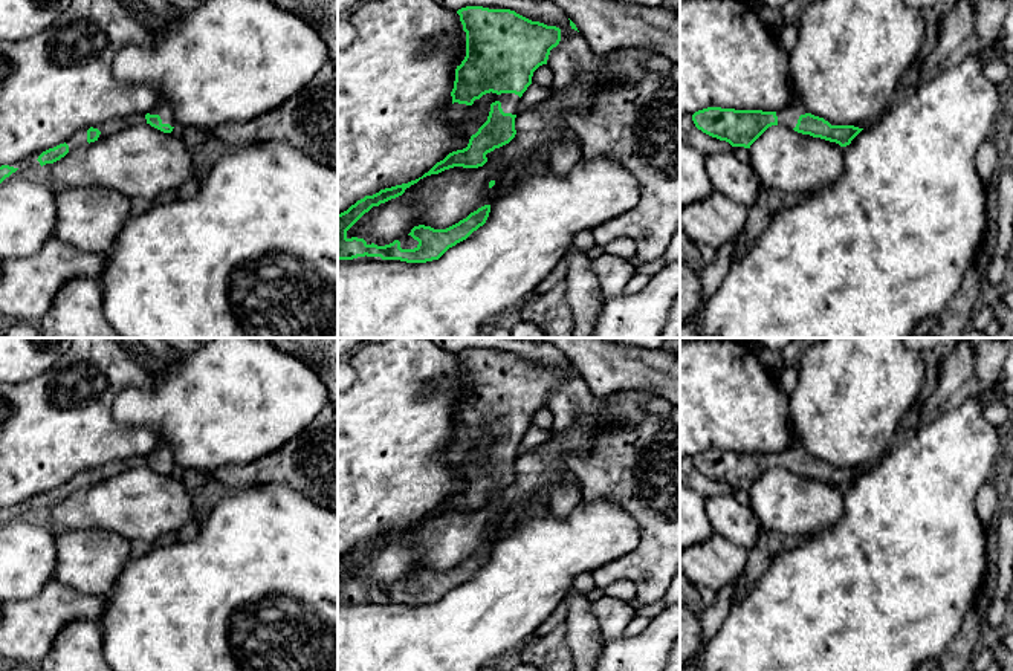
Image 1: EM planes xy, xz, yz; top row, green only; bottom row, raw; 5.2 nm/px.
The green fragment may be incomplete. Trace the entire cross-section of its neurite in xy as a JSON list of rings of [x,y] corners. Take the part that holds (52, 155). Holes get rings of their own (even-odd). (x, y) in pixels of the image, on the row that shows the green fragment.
[[[162,101],[147,115],[141,113],[128,118],[112,119],[90,128],[83,128],[76,131],[67,142],[43,151],[37,160],[41,167],[46,164],[53,164],[75,148],[86,147],[90,142],[95,142],[136,124],[150,124],[163,133],[173,133],[173,128],[176,125],[174,110],[168,102]]]

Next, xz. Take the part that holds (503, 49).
[[[466,6],[466,8],[461,8],[457,11],[457,14],[460,15],[460,21],[463,24],[463,31],[466,32],[466,57],[464,60],[461,61],[460,66],[457,66],[455,69],[455,81],[454,81],[454,89],[451,92],[451,96],[452,96],[452,104],[448,107],[448,110],[445,112],[445,119],[455,124],[461,131],[468,131],[471,135],[471,139],[469,139],[469,144],[466,148],[463,150],[457,150],[457,151],[452,151],[449,153],[443,160],[437,162],[428,173],[425,173],[422,177],[416,179],[416,180],[411,180],[408,183],[402,183],[402,185],[396,185],[396,186],[391,186],[391,188],[385,188],[385,190],[380,190],[379,193],[373,194],[373,196],[365,196],[364,199],[358,200],[354,205],[351,205],[347,211],[338,214],[338,260],[353,260],[353,258],[358,258],[358,257],[365,257],[367,255],[367,241],[364,238],[358,238],[358,237],[351,237],[348,238],[347,237],[347,231],[365,214],[368,212],[373,206],[379,206],[380,203],[385,203],[391,199],[396,199],[399,196],[402,196],[405,193],[406,188],[409,188],[411,185],[417,183],[420,179],[426,177],[426,176],[431,176],[431,174],[439,174],[445,170],[449,170],[449,168],[454,168],[454,167],[463,167],[463,168],[478,168],[478,167],[483,167],[486,162],[487,162],[487,157],[486,154],[494,151],[495,148],[500,148],[506,144],[509,144],[515,135],[516,135],[516,130],[515,130],[515,118],[516,118],[516,113],[519,112],[518,107],[519,107],[519,101],[521,101],[521,96],[523,93],[527,90],[527,87],[532,84],[532,76],[533,76],[533,72],[542,66],[542,64],[547,64],[547,60],[549,60],[549,55],[550,55],[550,50],[553,47],[556,47],[561,41],[561,29],[556,28],[556,26],[547,26],[544,23],[539,23],[539,21],[532,21],[519,14],[516,14],[515,11],[510,11],[510,9],[489,9],[489,8],[483,8],[483,6]]]

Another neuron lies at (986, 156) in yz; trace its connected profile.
[[[993,138],[985,139],[979,145],[975,156],[975,168],[984,186],[989,188],[989,183],[996,168],[996,148],[995,148]]]

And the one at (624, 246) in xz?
[[[619,237],[604,246],[594,245],[590,251],[587,251],[584,255],[588,260],[597,258],[600,254],[611,254],[622,257],[625,260],[637,255],[637,245],[629,237]]]

